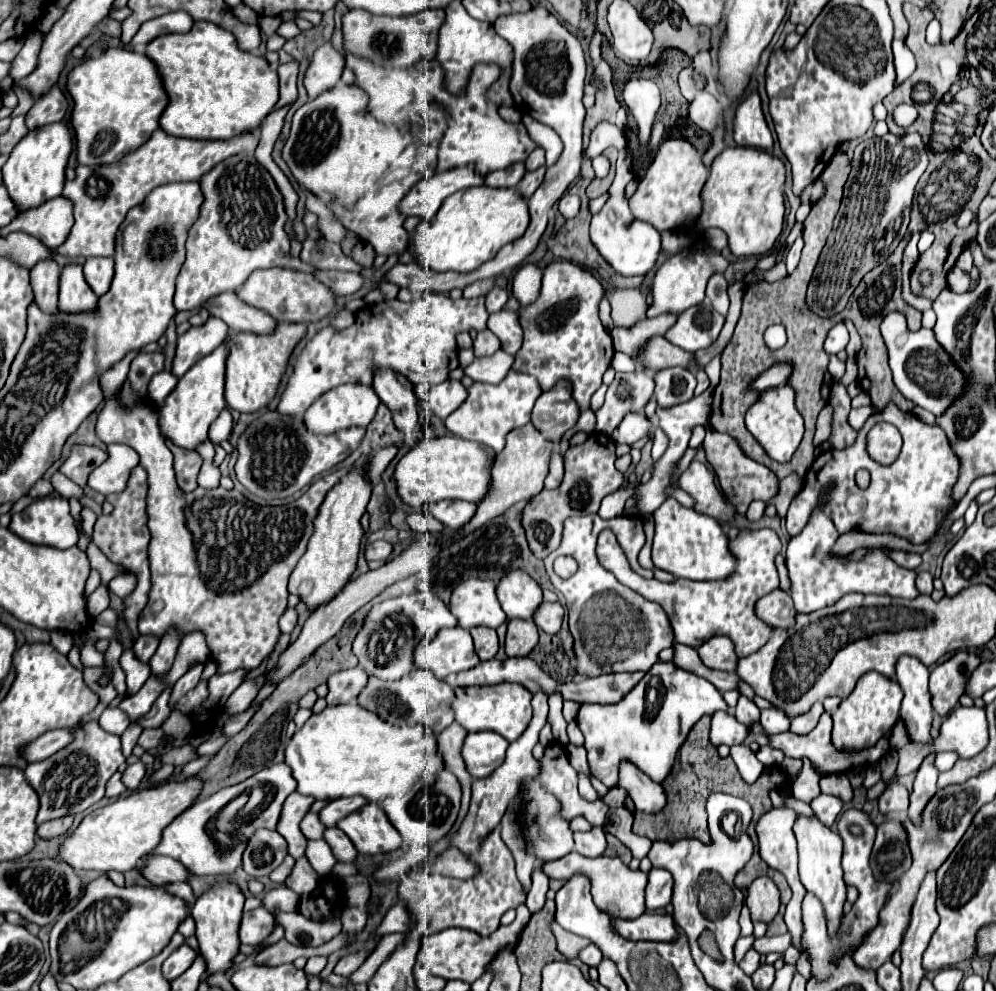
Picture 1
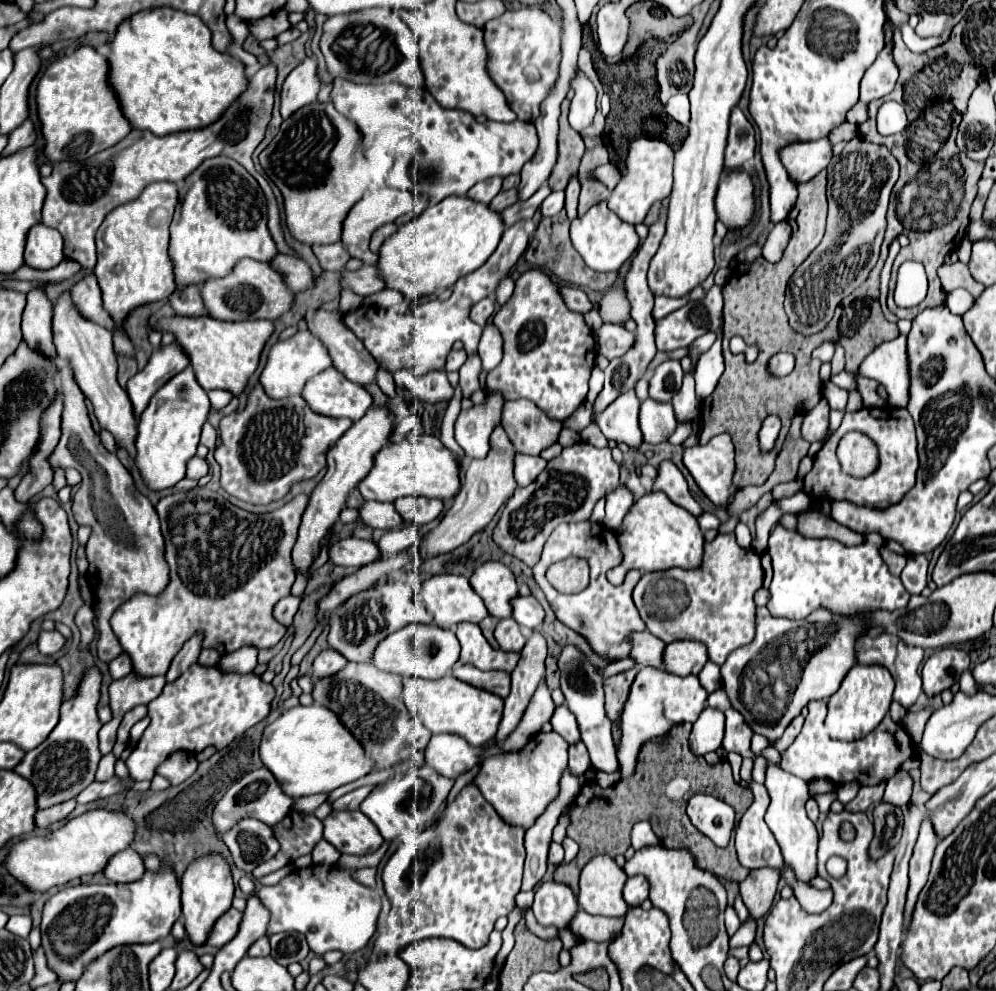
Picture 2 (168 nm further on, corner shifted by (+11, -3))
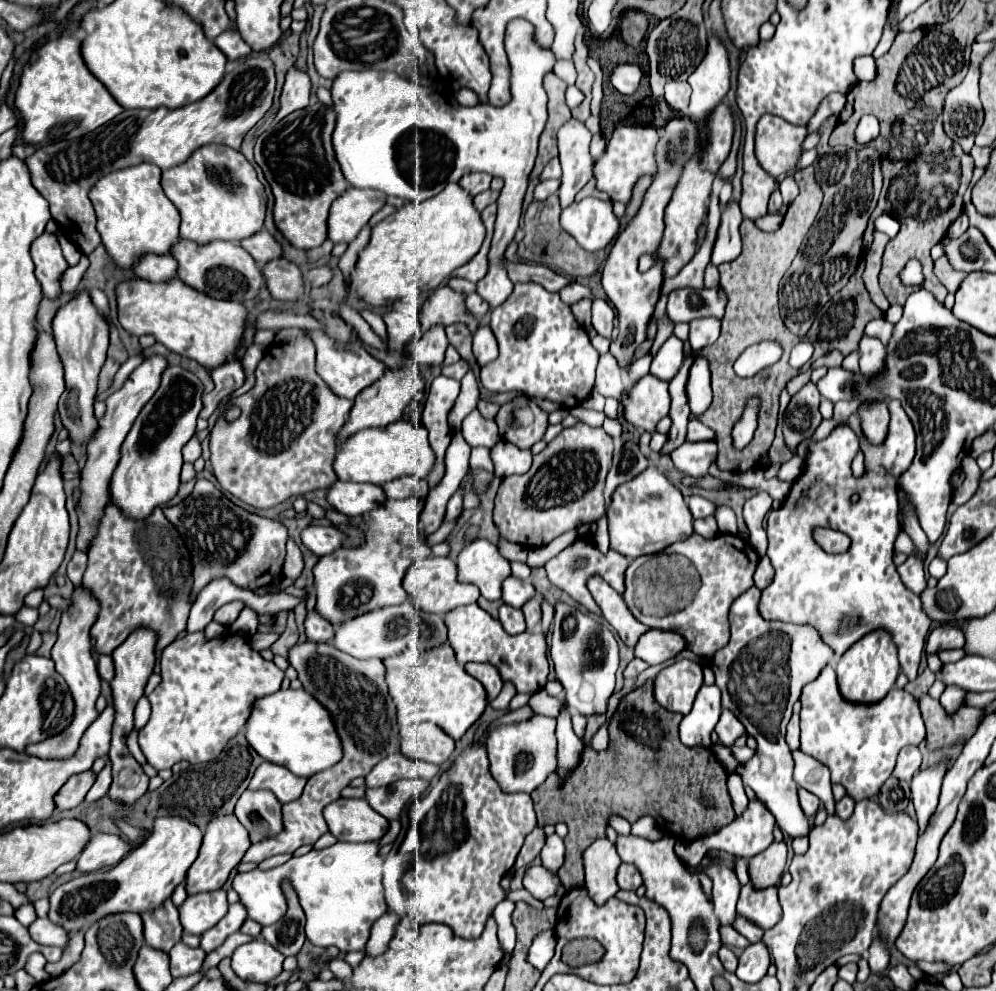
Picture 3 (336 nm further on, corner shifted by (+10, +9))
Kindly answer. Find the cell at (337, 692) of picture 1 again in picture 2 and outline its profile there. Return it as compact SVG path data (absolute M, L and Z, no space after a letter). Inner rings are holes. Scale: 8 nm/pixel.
M327 648L327 650L323 650L315 658L315 662L313 662L313 674L315 676L329 676L329 674L339 672L339 668L343 668L343 664L347 664L345 656L339 654L333 648Z

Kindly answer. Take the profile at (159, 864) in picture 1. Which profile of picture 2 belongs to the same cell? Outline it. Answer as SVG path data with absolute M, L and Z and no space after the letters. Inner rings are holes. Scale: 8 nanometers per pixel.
M131 848L113 854L103 868L105 878L111 882L133 882L139 880L143 872L145 872L143 860L137 852L131 852Z

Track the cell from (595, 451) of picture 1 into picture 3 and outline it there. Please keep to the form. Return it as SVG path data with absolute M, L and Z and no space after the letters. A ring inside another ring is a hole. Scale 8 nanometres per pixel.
M576 424L574 428L564 428L540 454L534 456L532 468L522 476L508 476L502 480L496 494L494 524L500 536L508 542L540 548L550 544L554 538L574 528L578 522L596 522L604 514L604 478L612 464L612 438L602 428L592 428L588 424Z

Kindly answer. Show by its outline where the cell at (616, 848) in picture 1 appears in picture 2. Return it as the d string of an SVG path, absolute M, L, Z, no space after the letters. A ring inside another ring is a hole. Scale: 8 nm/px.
M677 724L663 738L647 740L639 750L633 776L615 782L609 788L601 788L595 780L587 780L583 784L581 792L577 794L575 802L569 806L569 812L567 812L567 816L569 816L567 836L579 844L579 852L571 862L563 862L557 866L555 876L553 876L555 882L567 884L577 896L577 892L579 892L577 882L579 882L581 868L595 854L609 854L613 858L617 854L623 854L631 842L631 828L639 820L649 820L649 824L655 828L655 834L659 836L661 844L665 844L667 848L689 850L695 856L697 868L705 868L705 870L709 870L725 880L733 880L733 882L741 882L743 878L747 878L749 870L743 868L735 856L721 856L721 848L717 848L709 838L705 838L705 834L701 834L689 822L689 816L685 814L685 806L693 794L711 794L711 796L731 804L737 818L741 818L743 812L751 804L751 792L749 792L749 788L735 784L729 762L723 760L723 762L711 766L705 762L703 756L695 756L687 746L689 732L691 732L691 724ZM677 774L683 774L691 782L691 788L681 798L673 800L665 794L665 788Z

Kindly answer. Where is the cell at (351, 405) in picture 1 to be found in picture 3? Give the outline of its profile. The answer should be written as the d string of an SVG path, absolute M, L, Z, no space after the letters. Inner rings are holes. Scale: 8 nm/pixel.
M312 330L310 336L312 336L314 344L316 344L316 372L318 372L318 376L328 384L328 388L336 396L354 400L354 396L358 392L368 388L370 384L374 384L384 374L384 364L374 360L362 346L358 346L358 348L338 346L322 330Z

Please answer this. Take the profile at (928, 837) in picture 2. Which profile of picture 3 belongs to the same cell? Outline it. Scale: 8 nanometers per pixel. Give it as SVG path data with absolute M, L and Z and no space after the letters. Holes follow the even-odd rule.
M946 762L922 770L912 778L912 802L916 806L916 816L918 816L918 834L924 832L928 820L932 818L932 812L936 810L944 774L946 774Z

